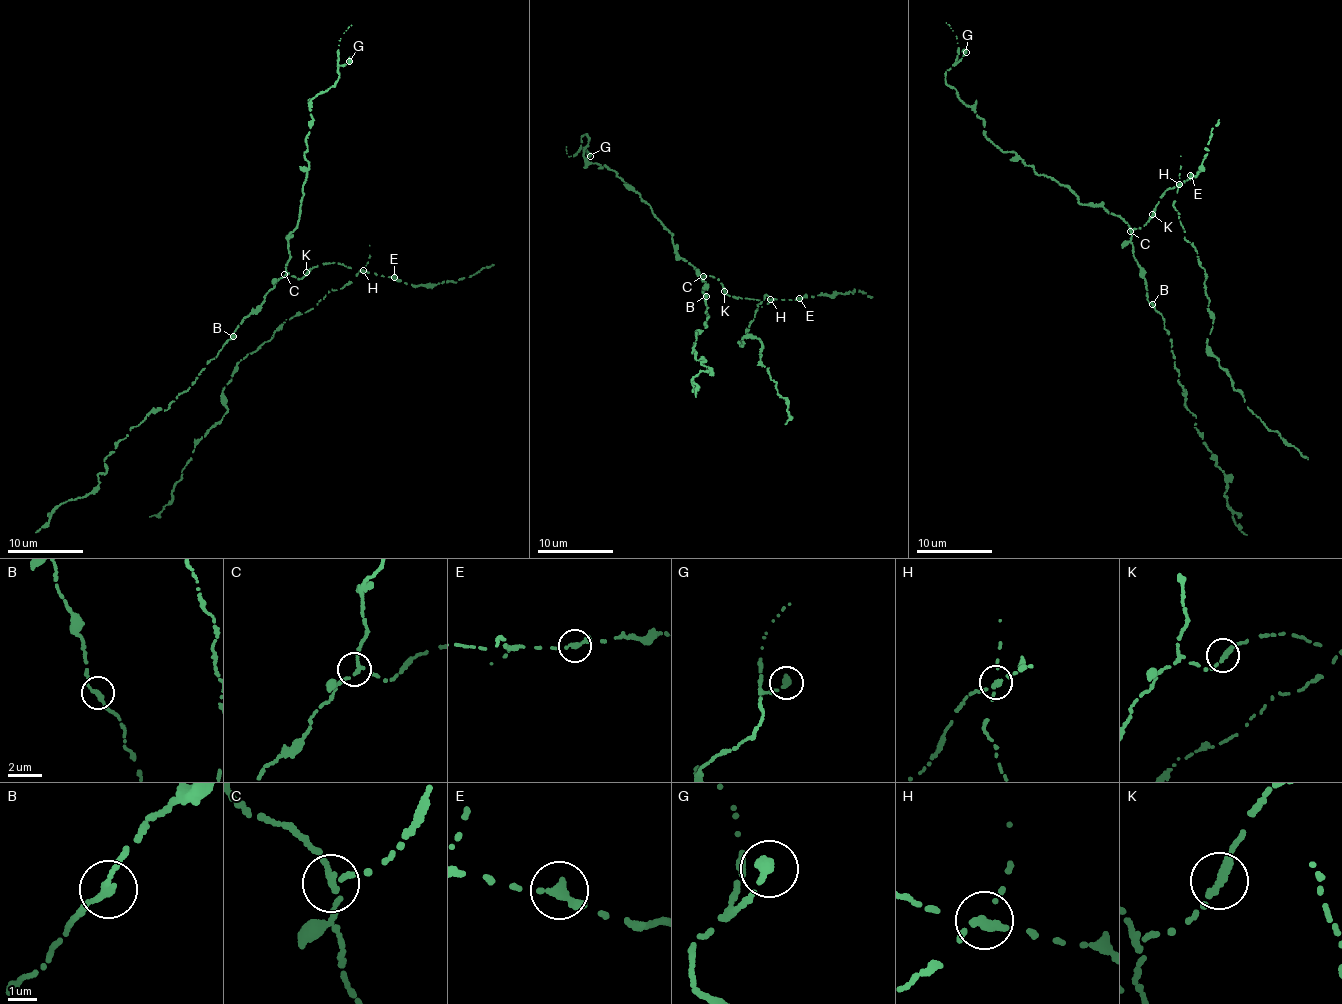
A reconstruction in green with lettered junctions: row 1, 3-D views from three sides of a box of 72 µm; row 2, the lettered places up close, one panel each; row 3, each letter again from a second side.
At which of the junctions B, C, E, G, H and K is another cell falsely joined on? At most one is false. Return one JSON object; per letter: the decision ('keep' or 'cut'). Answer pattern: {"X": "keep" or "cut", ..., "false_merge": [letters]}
{"B": "keep", "C": "keep", "E": "keep", "G": "keep", "H": "cut", "K": "keep", "false_merge": ["H"]}

